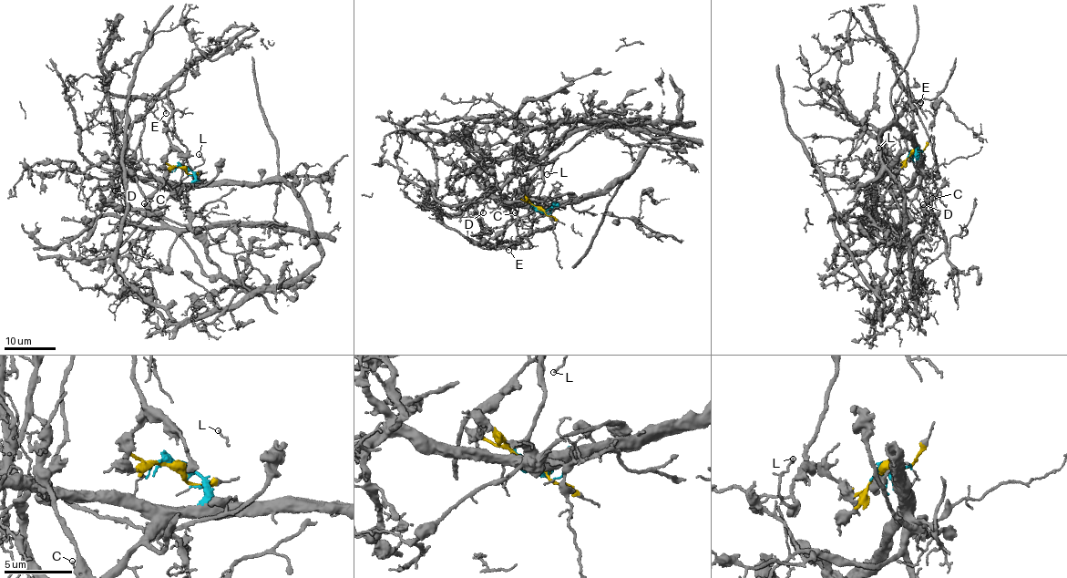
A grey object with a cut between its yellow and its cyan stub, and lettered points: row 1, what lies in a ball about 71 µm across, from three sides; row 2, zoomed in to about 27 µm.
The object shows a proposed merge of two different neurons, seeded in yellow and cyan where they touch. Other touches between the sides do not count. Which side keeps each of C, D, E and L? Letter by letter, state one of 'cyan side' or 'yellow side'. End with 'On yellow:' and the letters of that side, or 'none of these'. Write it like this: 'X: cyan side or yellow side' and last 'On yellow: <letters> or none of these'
C: cyan side
D: cyan side
E: yellow side
L: yellow side
On yellow: E, L

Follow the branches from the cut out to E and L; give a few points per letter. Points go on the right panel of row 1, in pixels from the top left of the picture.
E: (914, 151), (904, 160), (888, 154), (883, 144), (894, 104), (905, 87), (920, 102)
L: (914, 151), (904, 160), (887, 151), (878, 156), (877, 167), (873, 156), (878, 148)

